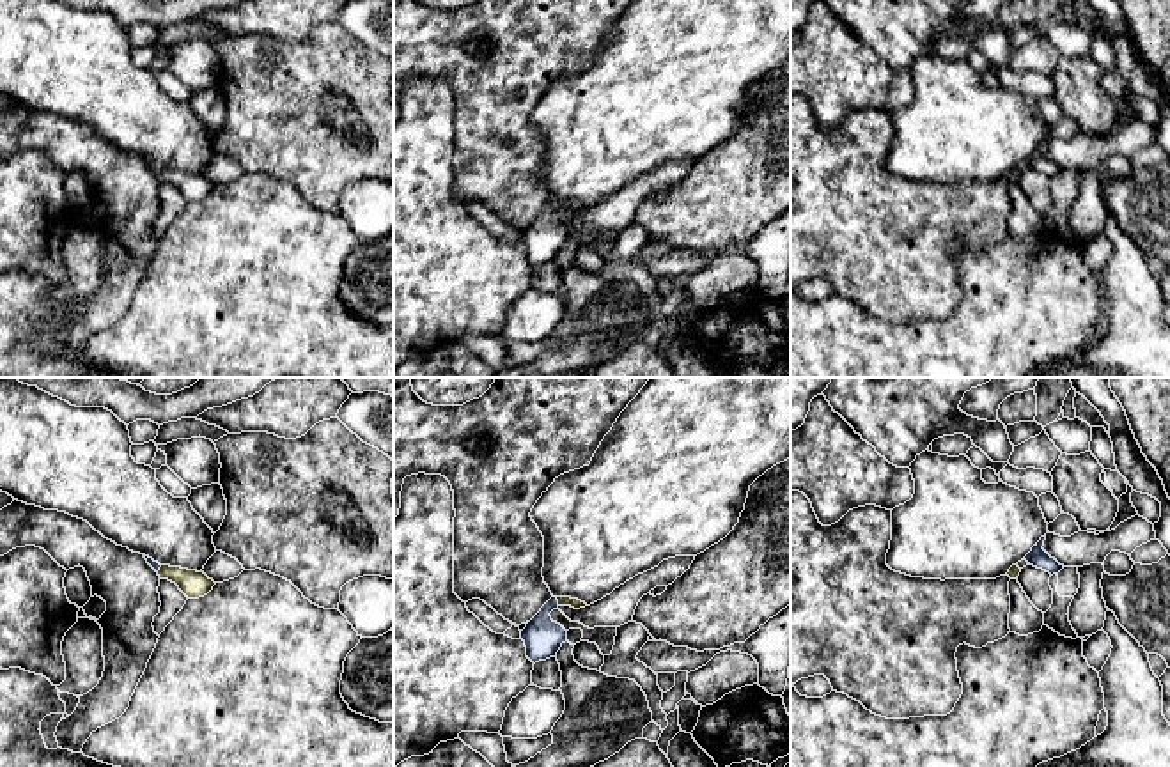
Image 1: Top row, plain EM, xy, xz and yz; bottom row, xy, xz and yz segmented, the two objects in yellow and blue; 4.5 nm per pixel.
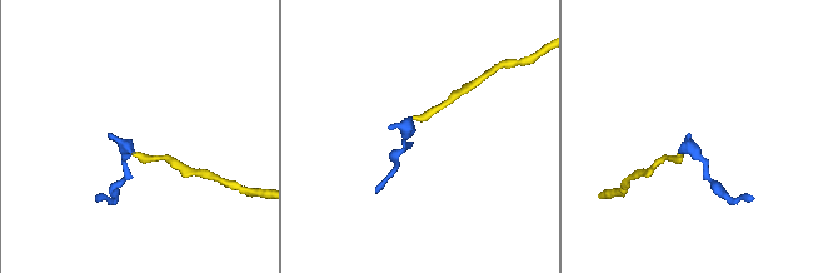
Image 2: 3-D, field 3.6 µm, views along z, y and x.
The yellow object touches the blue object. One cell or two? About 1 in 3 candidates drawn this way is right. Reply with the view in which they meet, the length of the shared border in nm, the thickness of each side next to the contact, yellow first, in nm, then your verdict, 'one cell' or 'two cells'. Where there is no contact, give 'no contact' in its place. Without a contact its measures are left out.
contact in xz; length 40 nm; calibres 50 and 180 nm; one cell

